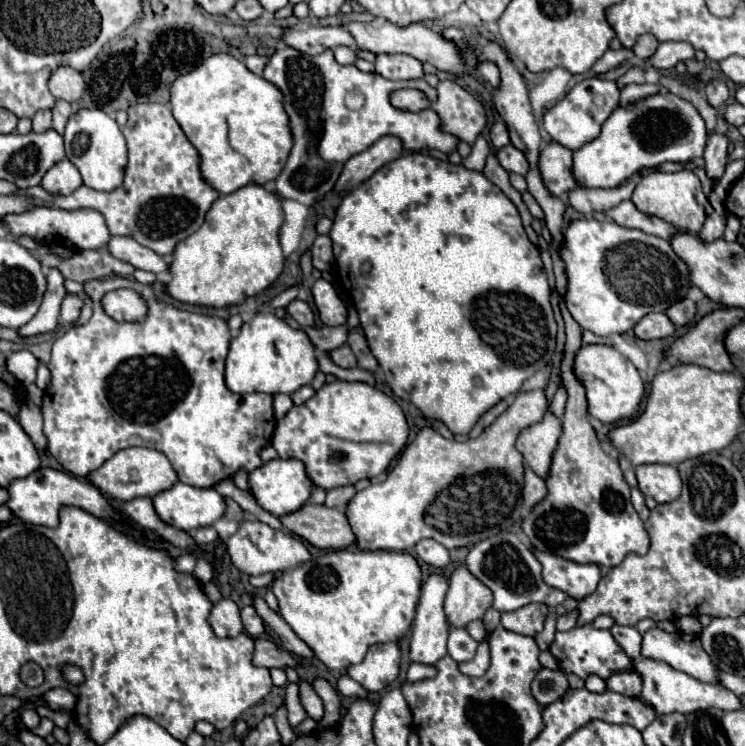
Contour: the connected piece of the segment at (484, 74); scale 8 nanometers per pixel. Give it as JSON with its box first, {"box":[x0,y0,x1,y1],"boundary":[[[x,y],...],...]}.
{"box":[344,22,500,86],"boundary":[[[348,22],[348,24],[344,24],[344,28],[354,36],[356,46],[360,50],[368,50],[372,54],[408,54],[420,62],[430,62],[438,70],[452,72],[452,74],[462,74],[464,70],[468,70],[472,76],[480,74],[480,78],[484,78],[484,82],[492,82],[492,86],[496,86],[496,78],[500,78],[500,74],[496,74],[496,66],[492,66],[492,62],[488,62],[488,66],[480,66],[480,70],[476,70],[476,66],[466,66],[458,48],[450,40],[444,40],[438,32],[434,32],[426,26],[420,26],[420,24],[400,28],[392,22],[386,22],[382,28],[374,28],[370,24],[362,24],[362,22]]]}

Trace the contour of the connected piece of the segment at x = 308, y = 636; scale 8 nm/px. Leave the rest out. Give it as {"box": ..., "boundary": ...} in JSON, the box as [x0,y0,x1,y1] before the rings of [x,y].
{"box":[272,550,422,670],"boundary":[[[336,550],[324,556],[312,558],[292,570],[282,572],[272,582],[272,592],[278,598],[278,610],[290,624],[294,634],[324,662],[330,670],[346,670],[352,664],[364,660],[368,646],[378,642],[398,642],[412,626],[416,604],[420,598],[422,572],[414,556],[408,552],[390,550]]]}

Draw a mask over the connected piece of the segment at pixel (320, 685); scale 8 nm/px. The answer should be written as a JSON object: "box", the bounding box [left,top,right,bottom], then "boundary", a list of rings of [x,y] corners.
{"box":[312,678,342,728],"boundary":[[[314,678],[312,688],[324,702],[324,712],[328,716],[328,722],[324,722],[324,728],[336,726],[340,722],[340,706],[342,706],[336,686],[330,684],[326,678]]]}

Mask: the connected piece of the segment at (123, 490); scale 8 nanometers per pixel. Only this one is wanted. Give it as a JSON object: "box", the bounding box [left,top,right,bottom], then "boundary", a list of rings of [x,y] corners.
{"box":[88,448,178,500],"boundary":[[[124,448],[116,452],[110,460],[106,460],[98,470],[94,470],[88,480],[100,488],[104,494],[118,498],[118,500],[132,500],[138,496],[156,496],[178,482],[178,476],[168,462],[168,458],[152,448]]]}

